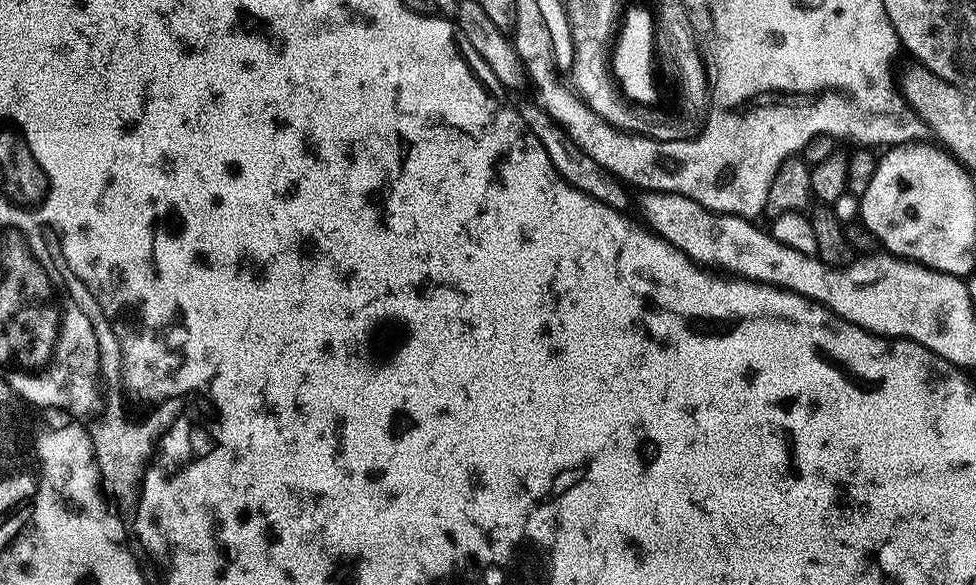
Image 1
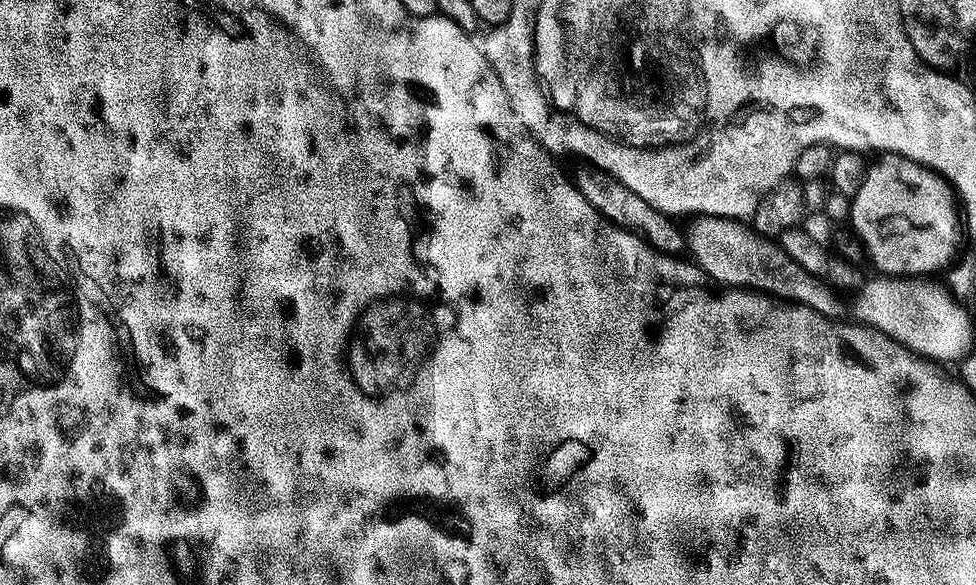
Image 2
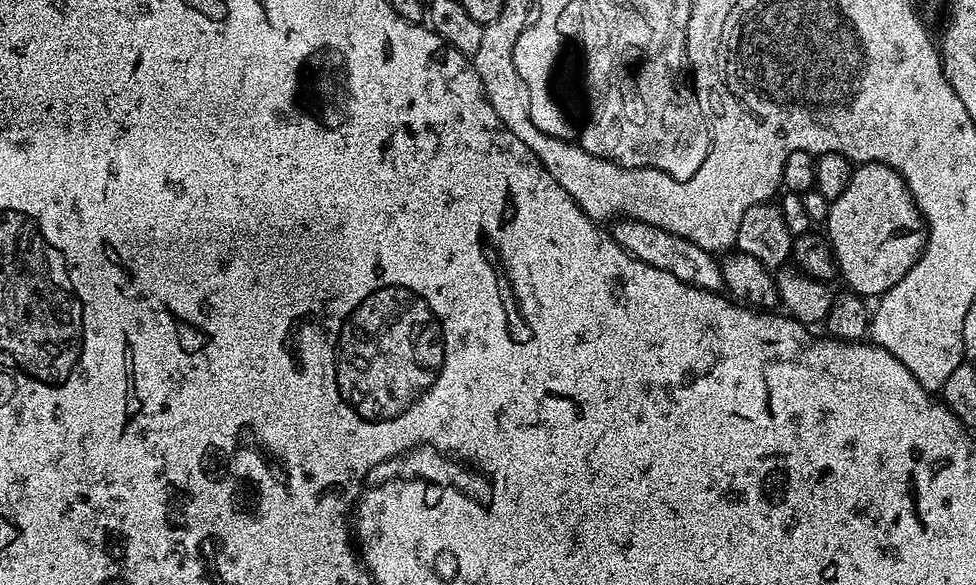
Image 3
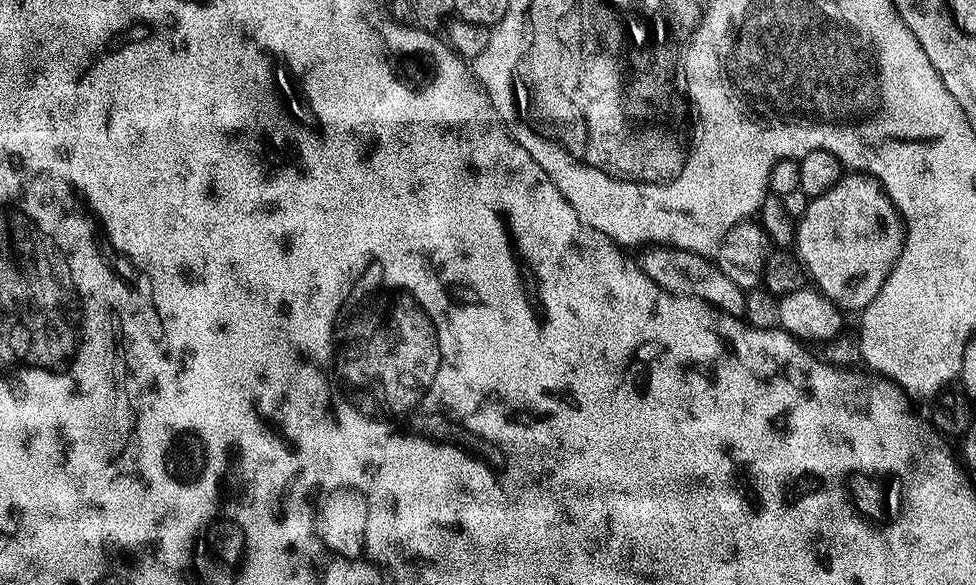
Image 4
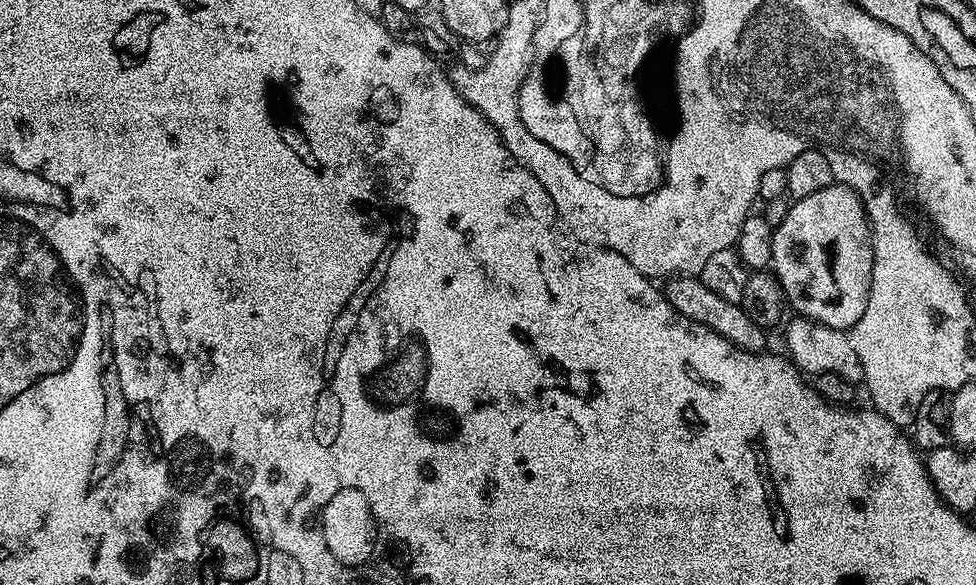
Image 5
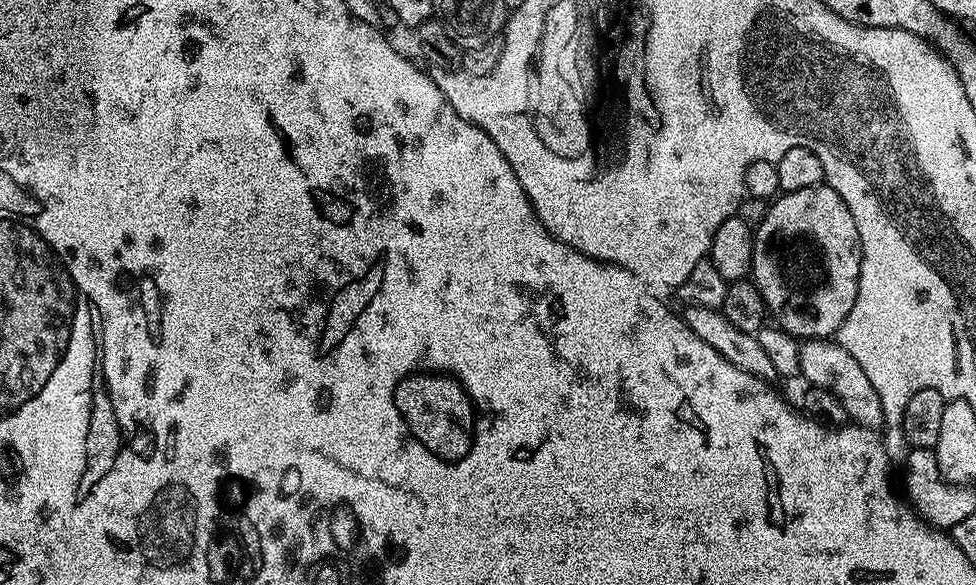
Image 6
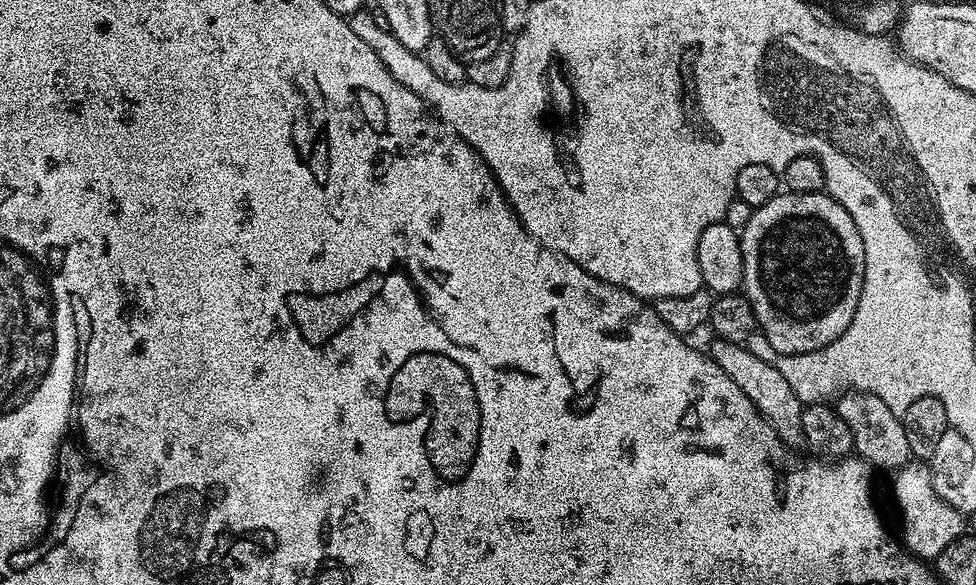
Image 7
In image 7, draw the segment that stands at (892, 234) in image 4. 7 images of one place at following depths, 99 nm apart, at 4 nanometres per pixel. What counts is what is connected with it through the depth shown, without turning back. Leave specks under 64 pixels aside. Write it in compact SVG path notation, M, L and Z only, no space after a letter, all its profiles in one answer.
M789 190L781 191L770 202L763 204L761 208L753 208L752 216L746 222L746 226L739 233L742 262L744 263L744 274L742 292L749 300L756 316L756 323L759 331L764 333L765 338L784 356L797 356L813 352L819 348L824 348L834 338L838 338L850 326L850 318L854 318L854 310L858 306L858 298L862 294L864 285L864 247L862 246L862 234L858 234L858 226L854 226L854 218L843 206L840 205L833 196L828 195L827 191L821 190L812 193L796 193Z

